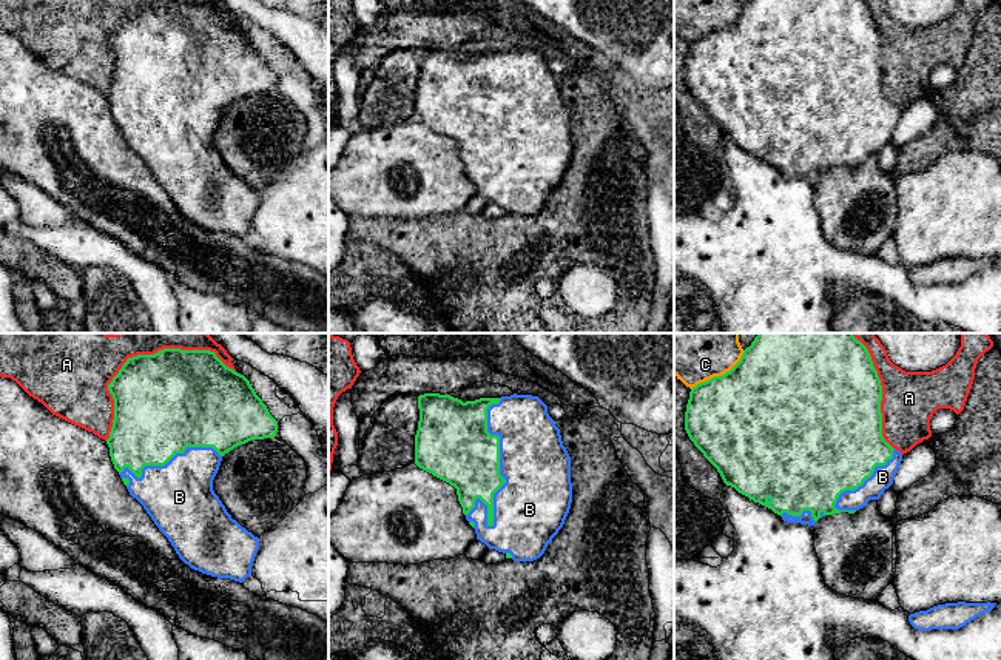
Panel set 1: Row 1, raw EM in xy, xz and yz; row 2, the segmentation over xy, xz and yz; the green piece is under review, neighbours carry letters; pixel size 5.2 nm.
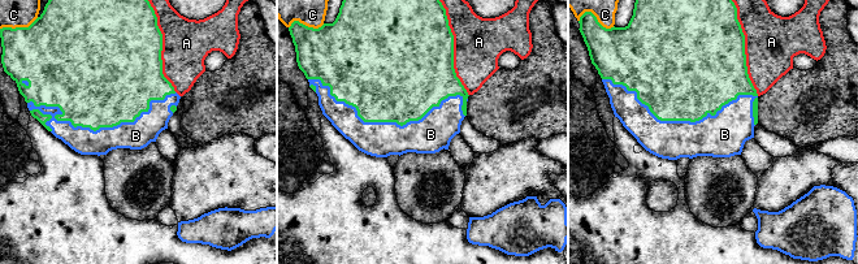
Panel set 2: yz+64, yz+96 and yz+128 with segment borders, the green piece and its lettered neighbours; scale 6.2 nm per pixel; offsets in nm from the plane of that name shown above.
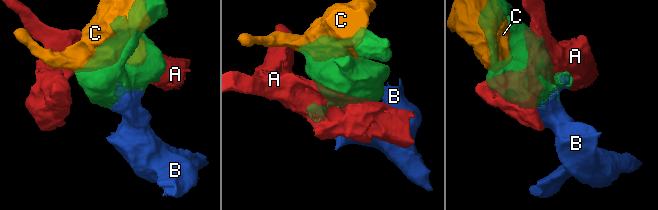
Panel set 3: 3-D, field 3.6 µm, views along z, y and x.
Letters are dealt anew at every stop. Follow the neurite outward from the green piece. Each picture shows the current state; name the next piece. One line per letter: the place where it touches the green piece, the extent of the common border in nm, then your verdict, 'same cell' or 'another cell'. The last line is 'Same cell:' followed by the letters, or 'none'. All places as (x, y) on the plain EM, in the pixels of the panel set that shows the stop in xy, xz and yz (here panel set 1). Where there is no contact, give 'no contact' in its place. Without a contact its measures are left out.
A: contact xy (141, 10); length 750 nm; another cell
B: contact xz (498, 114); length 700 nm; same cell
C: contact yz (719, 31); length 340 nm; another cell
Same cell: B

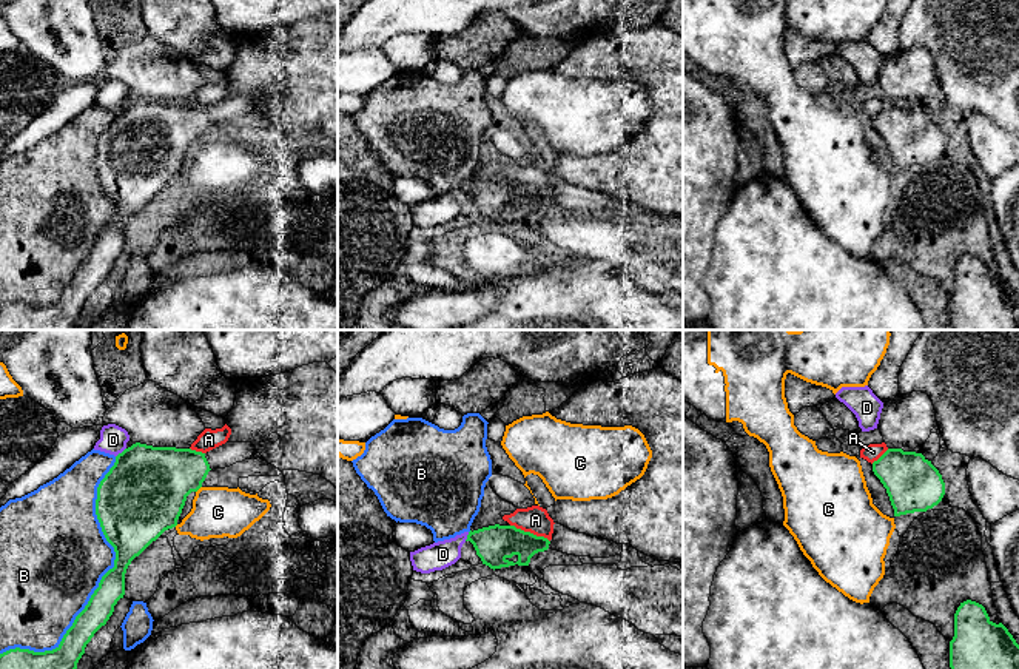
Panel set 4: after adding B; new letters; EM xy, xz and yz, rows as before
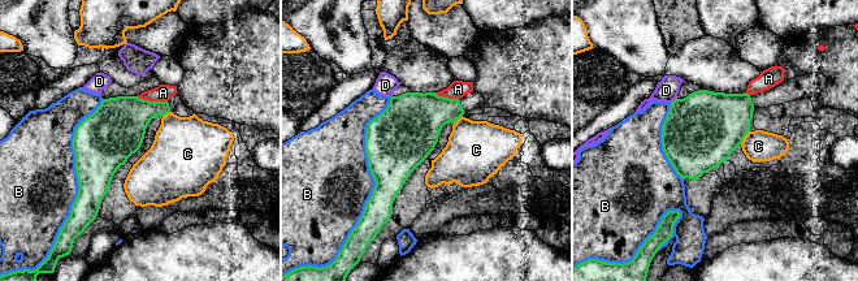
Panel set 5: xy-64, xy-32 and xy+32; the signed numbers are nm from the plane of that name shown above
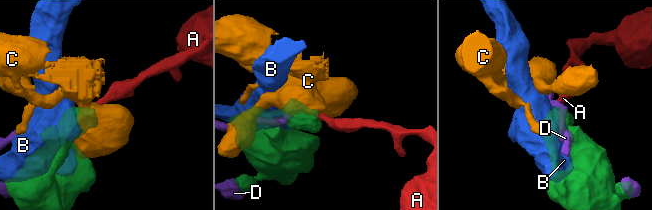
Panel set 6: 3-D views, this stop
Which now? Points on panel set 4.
A: contact xz (529, 187); length 220 nm; another cell
B: contact xy (100, 235); length 1200 nm; another cell
C: contact xy (199, 142); length 50 nm; another cell
D: contact xy (122, 107); length 80 nm; another cell
Same cell: none

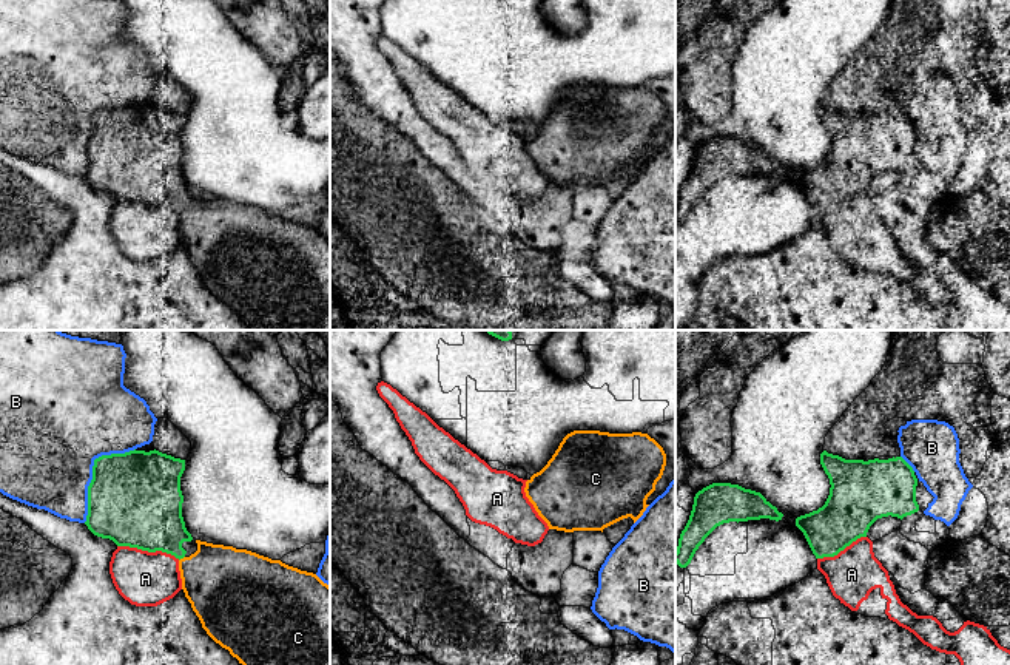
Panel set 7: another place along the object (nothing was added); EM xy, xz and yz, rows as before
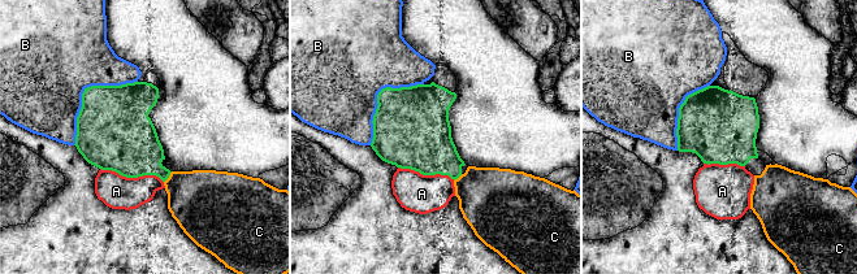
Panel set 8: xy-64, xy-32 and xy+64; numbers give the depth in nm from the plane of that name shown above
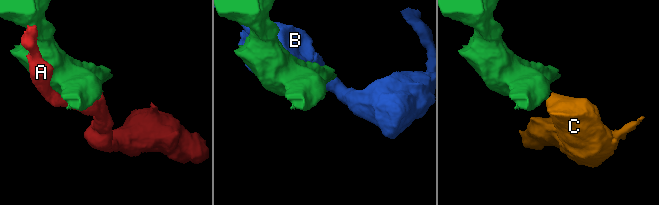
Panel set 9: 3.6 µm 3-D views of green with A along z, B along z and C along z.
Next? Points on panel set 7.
A: contact xy (148, 205); length 340 nm; another cell
B: contact xy (93, 125); length 480 nm; another cell
C: contact xy (181, 212); length 40 nm; same cell
Same cell: C

